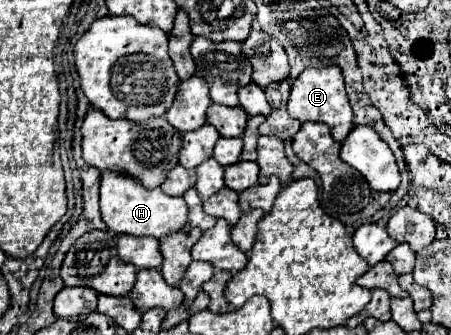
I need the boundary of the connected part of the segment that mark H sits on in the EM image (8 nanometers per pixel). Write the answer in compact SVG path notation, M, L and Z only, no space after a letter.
M104 172L100 184L100 214L110 230L116 234L128 236L154 236L164 238L182 230L188 220L188 208L182 198L174 198L164 194L160 188L146 190L138 180L130 176L122 176L118 172Z

